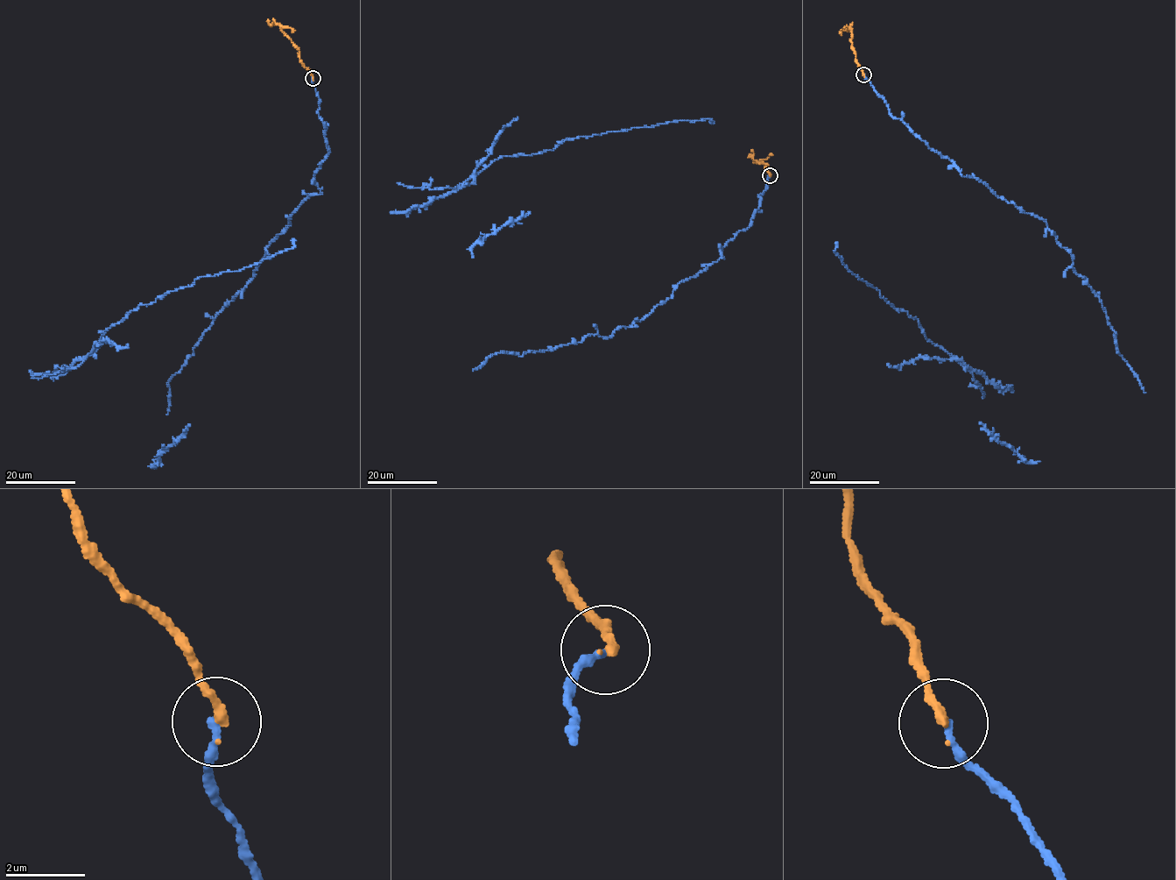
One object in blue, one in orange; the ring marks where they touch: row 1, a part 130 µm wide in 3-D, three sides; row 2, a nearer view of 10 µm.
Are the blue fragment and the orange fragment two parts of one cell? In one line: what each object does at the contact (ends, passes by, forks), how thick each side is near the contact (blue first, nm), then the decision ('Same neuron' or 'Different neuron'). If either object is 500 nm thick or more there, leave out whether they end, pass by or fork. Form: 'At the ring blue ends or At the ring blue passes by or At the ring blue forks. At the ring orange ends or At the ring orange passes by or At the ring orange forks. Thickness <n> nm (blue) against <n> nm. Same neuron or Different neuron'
At the ring blue ends. At the ring orange ends. Thickness 200 nm (blue) against 240 nm. Same neuron

